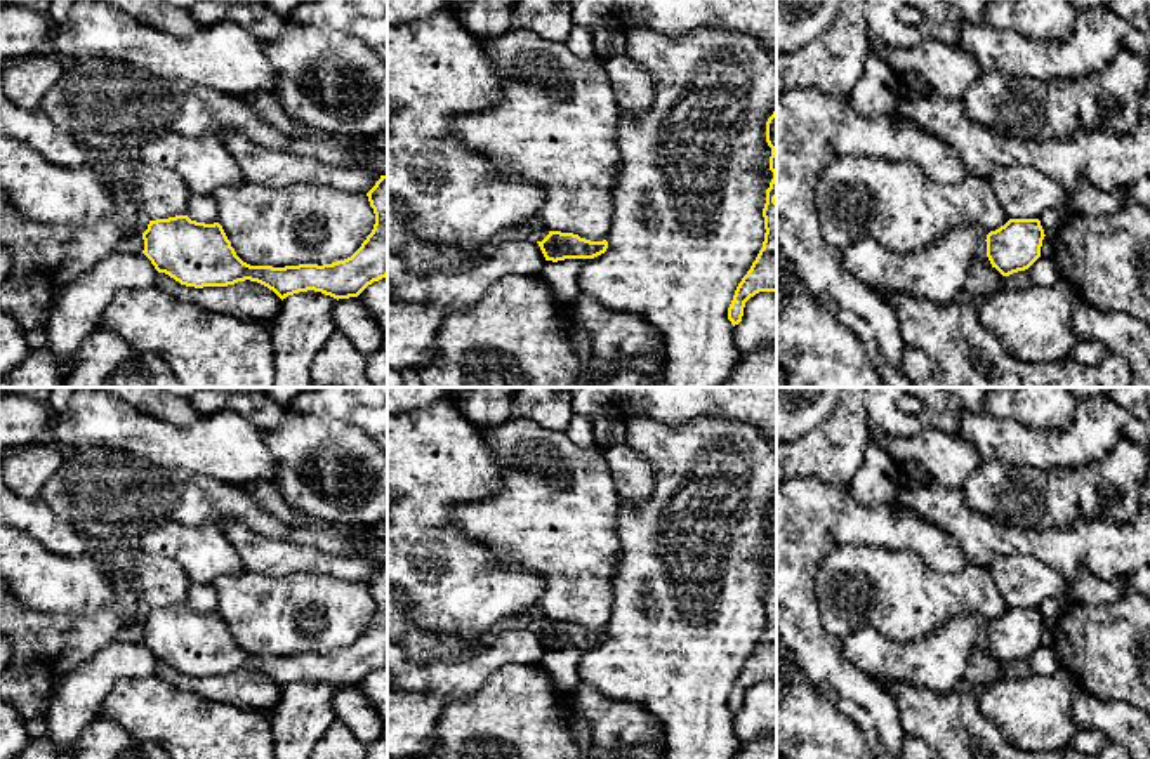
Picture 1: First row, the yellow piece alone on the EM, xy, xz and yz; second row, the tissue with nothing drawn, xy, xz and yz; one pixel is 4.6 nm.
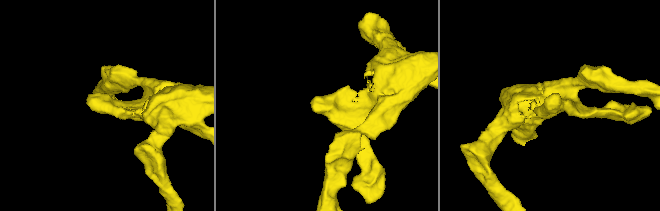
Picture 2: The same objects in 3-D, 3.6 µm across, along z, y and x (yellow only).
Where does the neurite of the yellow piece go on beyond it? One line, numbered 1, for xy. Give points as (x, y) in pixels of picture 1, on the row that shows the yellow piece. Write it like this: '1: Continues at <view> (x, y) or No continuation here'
1: No continuation here

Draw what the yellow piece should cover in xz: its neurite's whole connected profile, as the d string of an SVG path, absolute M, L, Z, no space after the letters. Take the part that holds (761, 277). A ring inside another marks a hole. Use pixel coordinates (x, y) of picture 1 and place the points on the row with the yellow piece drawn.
M777 109L766 122L766 142L771 148L770 170L773 179L766 189L764 241L747 274L738 283L733 300L728 307L728 320L738 325L744 316L745 302L759 292L777 294Z

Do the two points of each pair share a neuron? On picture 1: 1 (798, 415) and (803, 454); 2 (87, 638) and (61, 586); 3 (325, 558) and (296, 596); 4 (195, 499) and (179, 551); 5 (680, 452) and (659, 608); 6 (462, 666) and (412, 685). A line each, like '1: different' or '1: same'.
1: different
2: different
3: different
4: different
5: same
6: same

